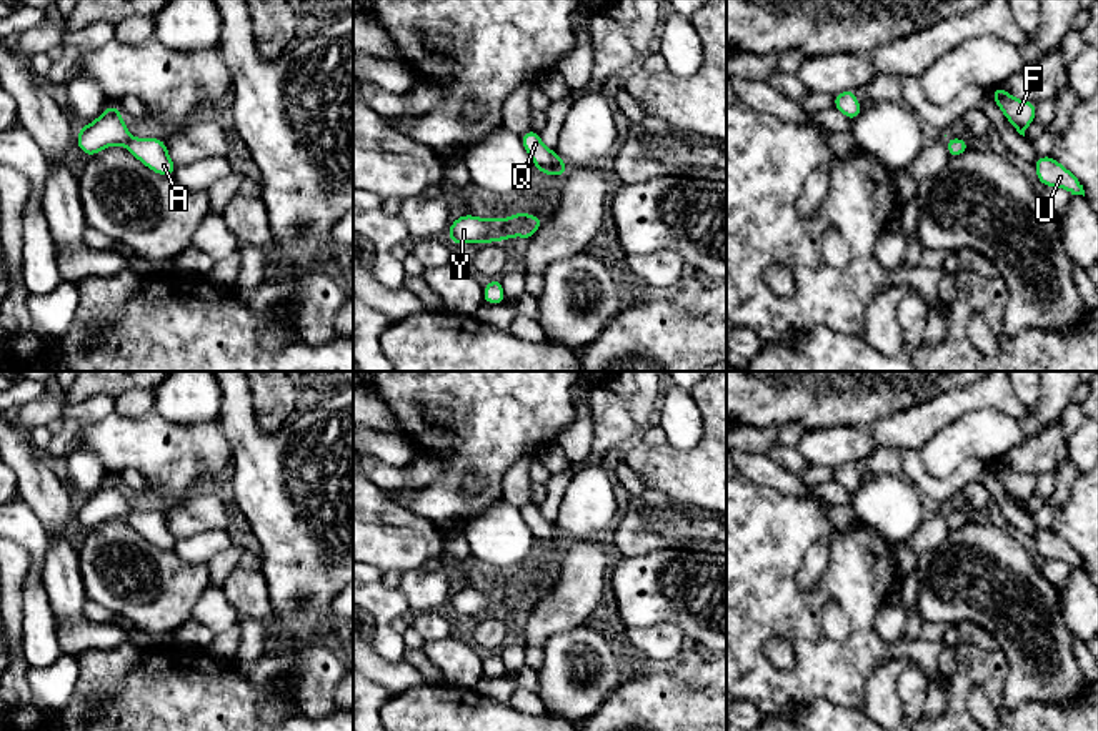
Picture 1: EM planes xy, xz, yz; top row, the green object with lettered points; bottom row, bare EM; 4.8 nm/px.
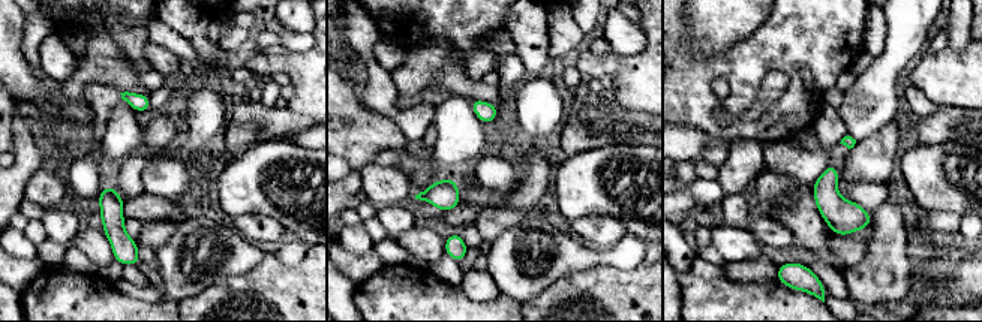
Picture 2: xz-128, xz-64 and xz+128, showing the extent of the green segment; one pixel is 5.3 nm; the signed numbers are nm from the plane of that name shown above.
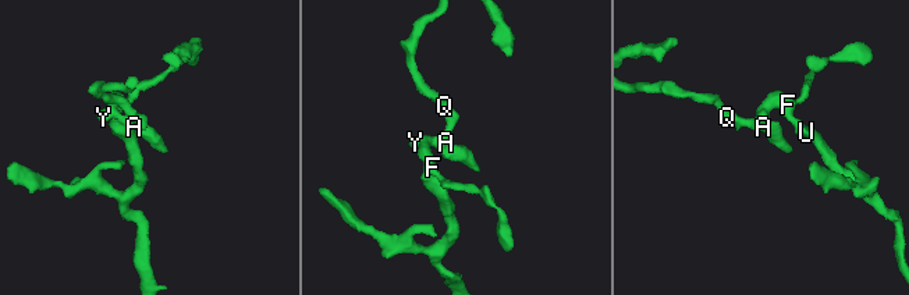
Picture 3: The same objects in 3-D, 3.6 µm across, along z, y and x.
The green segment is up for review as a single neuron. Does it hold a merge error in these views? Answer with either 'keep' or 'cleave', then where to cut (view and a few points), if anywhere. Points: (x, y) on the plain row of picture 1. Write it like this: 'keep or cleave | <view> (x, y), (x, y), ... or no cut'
cleave | xz (505, 593), (500, 611)

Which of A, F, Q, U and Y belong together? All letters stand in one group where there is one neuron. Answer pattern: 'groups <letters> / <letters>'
groups A Q / F U Y

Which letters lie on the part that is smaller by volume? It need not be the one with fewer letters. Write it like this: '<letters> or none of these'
A, Q

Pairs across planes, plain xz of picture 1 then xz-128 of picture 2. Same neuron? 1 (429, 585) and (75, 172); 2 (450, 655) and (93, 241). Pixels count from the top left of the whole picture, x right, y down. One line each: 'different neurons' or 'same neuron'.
1: different neurons
2: same neuron

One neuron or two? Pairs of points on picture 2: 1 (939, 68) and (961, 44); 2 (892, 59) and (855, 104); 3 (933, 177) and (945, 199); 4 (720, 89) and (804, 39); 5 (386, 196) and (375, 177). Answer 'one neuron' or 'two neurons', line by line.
1: two neurons
2: one neuron
3: one neuron
4: two neurons
5: one neuron

